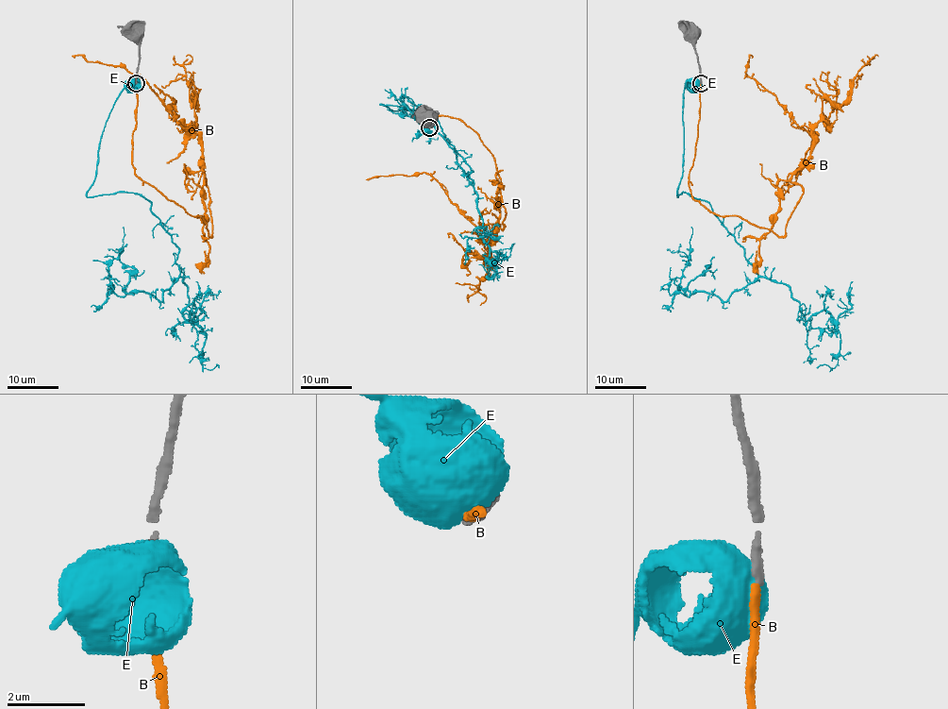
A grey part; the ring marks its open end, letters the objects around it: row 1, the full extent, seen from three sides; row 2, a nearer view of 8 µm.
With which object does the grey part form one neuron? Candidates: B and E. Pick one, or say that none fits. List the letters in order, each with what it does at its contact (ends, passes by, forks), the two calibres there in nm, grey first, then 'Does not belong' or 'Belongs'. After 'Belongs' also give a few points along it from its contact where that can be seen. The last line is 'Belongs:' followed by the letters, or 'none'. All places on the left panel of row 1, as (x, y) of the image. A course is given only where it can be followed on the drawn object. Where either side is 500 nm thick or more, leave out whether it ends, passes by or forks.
B: It ends there. Thickness 280 nm (grey) against 200 nm. Does not belong
E: Thickness 280 nm (grey) against 950 nm. Does not belong
Belongs: none

